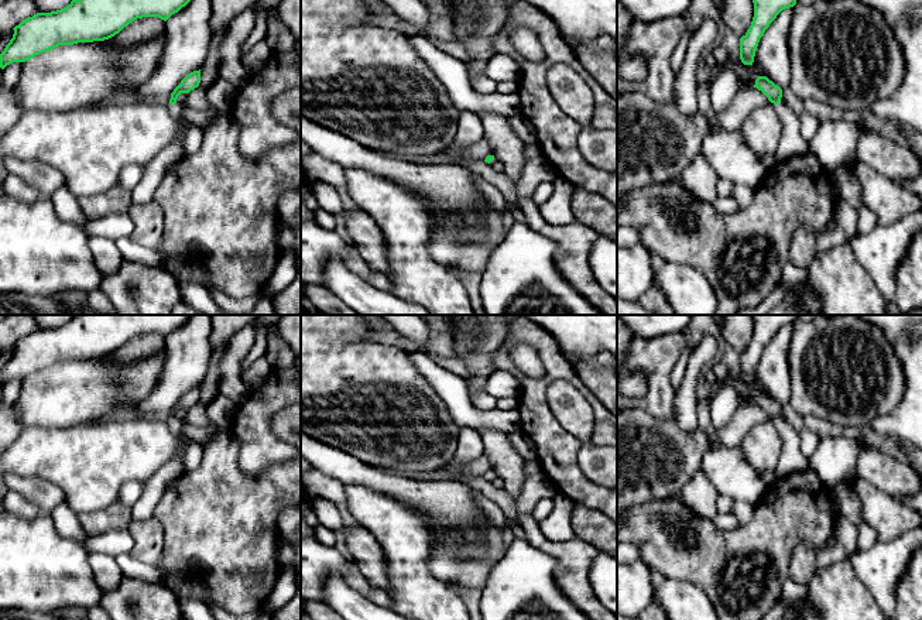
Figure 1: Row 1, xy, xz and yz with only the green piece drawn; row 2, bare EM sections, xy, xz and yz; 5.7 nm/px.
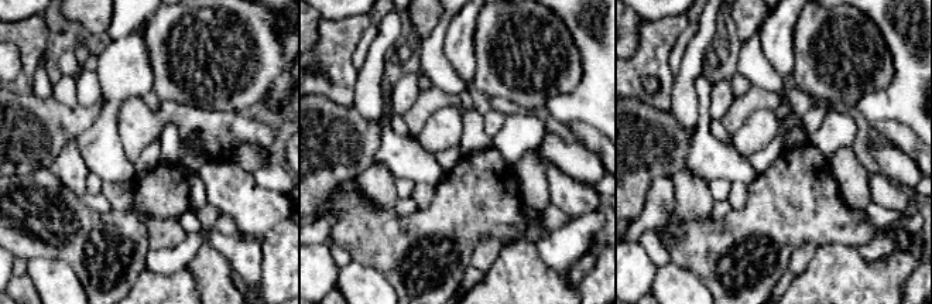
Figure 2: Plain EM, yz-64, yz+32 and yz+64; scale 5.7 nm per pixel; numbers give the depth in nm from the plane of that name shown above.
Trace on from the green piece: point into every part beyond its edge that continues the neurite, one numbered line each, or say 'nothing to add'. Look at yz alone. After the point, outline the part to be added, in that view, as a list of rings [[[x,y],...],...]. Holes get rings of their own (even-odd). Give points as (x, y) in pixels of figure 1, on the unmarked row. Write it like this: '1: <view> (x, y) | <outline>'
1: yz (791, 461) | [[[784,419],[775,421],[775,427],[782,441],[781,455],[774,470],[775,483],[779,483],[786,476],[806,470],[808,459],[801,452],[799,432]]]

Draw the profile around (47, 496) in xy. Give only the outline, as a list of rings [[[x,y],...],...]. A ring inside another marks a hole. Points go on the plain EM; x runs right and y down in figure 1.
[[[8,473],[4,476],[4,482],[7,489],[34,503],[41,514],[52,515],[52,511],[65,503],[64,491],[48,480]]]

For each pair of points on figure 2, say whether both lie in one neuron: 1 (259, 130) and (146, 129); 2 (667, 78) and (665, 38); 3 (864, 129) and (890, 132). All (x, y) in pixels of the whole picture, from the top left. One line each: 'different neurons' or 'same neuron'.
1: same neuron
2: same neuron
3: different neurons

